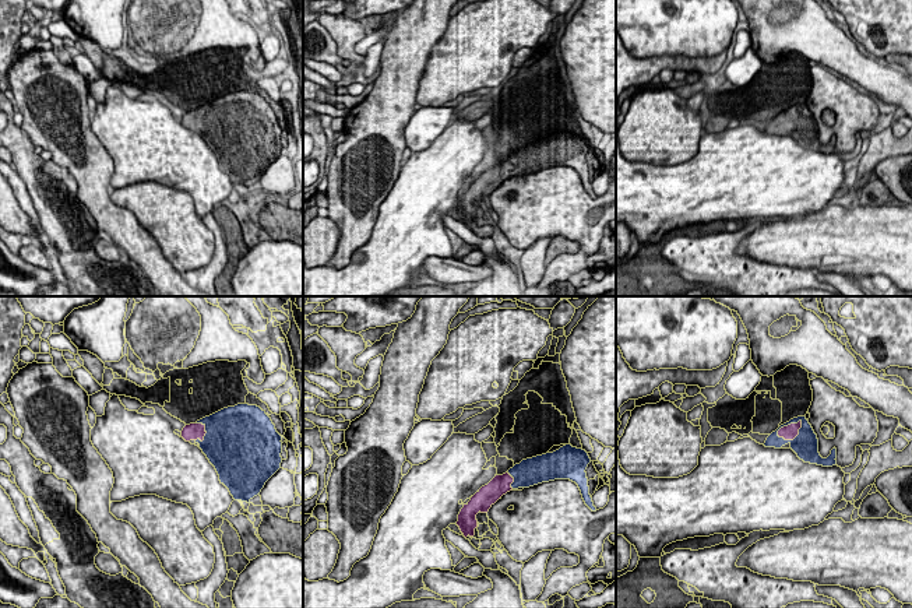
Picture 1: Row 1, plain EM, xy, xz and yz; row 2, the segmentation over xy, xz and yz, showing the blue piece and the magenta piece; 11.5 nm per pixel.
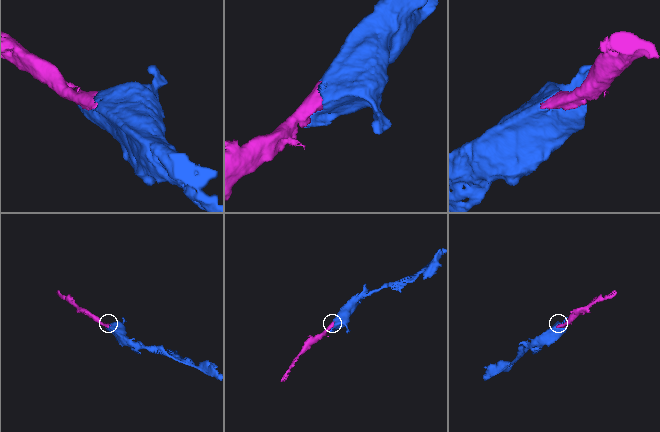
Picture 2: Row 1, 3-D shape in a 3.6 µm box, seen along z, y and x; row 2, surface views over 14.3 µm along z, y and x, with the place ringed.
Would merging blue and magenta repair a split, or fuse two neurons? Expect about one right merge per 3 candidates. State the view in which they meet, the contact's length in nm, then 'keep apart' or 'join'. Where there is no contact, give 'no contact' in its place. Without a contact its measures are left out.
contact in yz; length 340 nm; join

